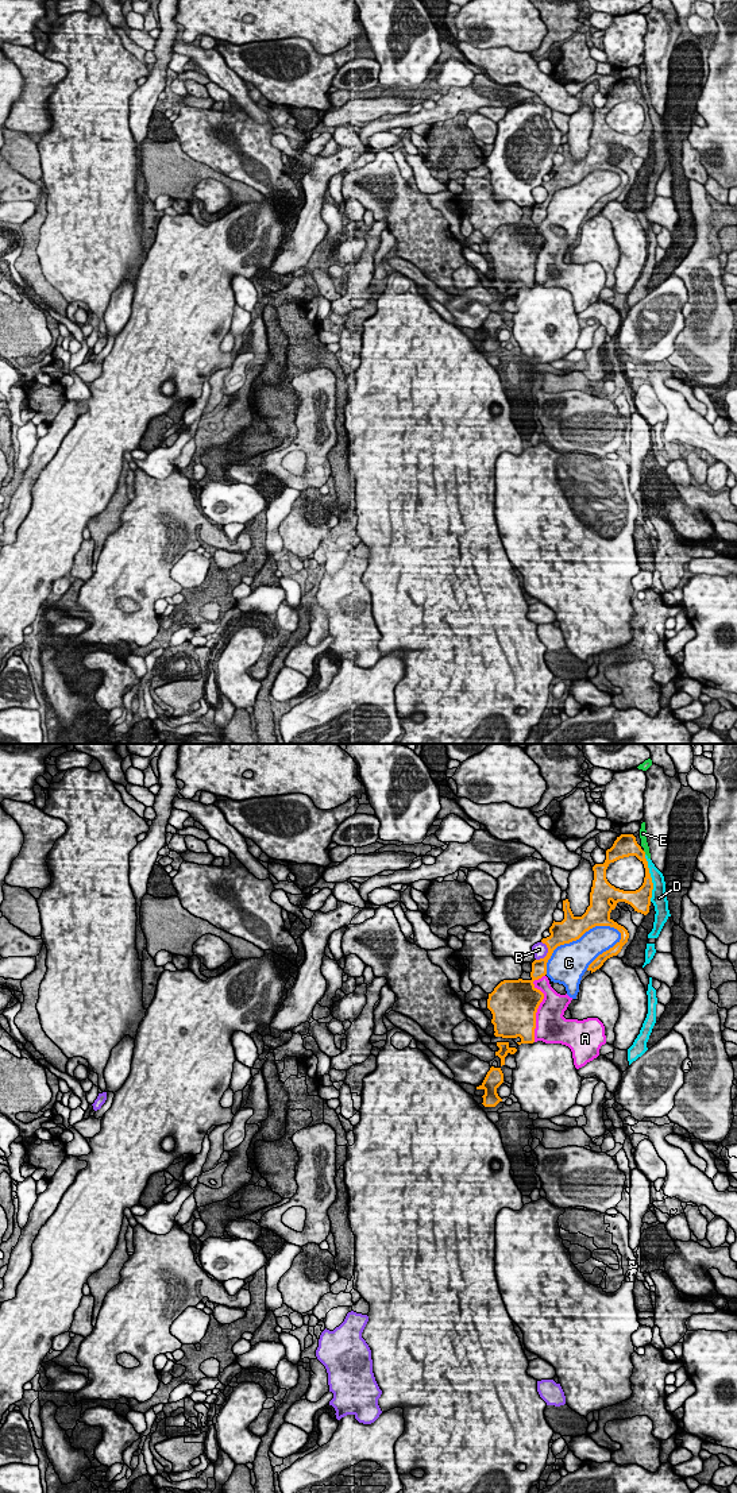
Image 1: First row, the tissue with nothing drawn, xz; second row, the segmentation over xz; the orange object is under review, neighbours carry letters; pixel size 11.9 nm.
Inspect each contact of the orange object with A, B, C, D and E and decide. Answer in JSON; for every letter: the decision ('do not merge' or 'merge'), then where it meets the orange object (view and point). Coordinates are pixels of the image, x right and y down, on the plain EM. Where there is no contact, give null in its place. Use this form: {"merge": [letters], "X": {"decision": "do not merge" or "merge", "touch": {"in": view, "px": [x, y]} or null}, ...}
{"merge": [], "A": {"decision": "do not merge", "touch": {"in": "xz", "px": [539, 249]}}, "B": {"decision": "do not merge", "touch": {"in": "xz", "px": [547, 197]}}, "C": {"decision": "do not merge", "touch": {"in": "xz", "px": [575, 184]}}, "D": {"decision": "do not merge", "touch": {"in": "xz", "px": [651, 122]}}, "E": {"decision": "do not merge", "touch": {"in": "xz", "px": [644, 96]}}}

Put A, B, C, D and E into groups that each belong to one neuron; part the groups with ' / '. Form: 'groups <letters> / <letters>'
groups A C / B / D E

